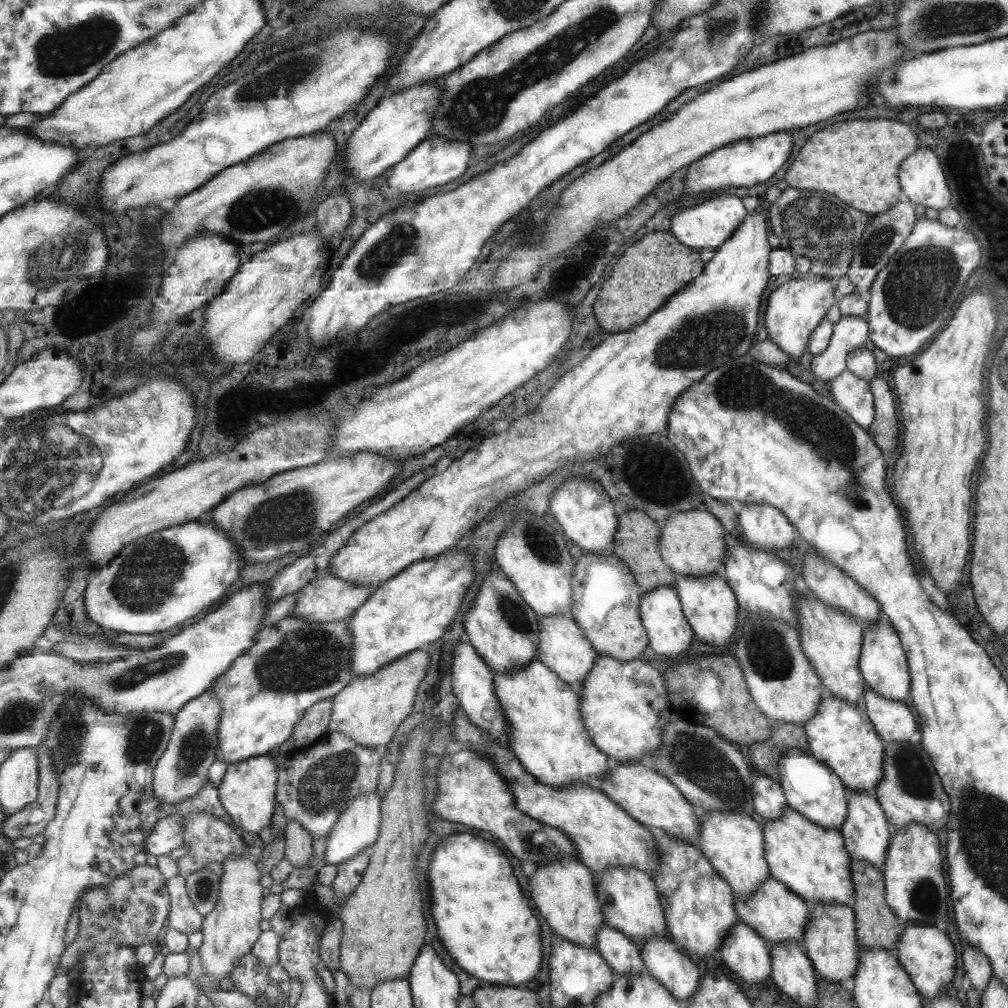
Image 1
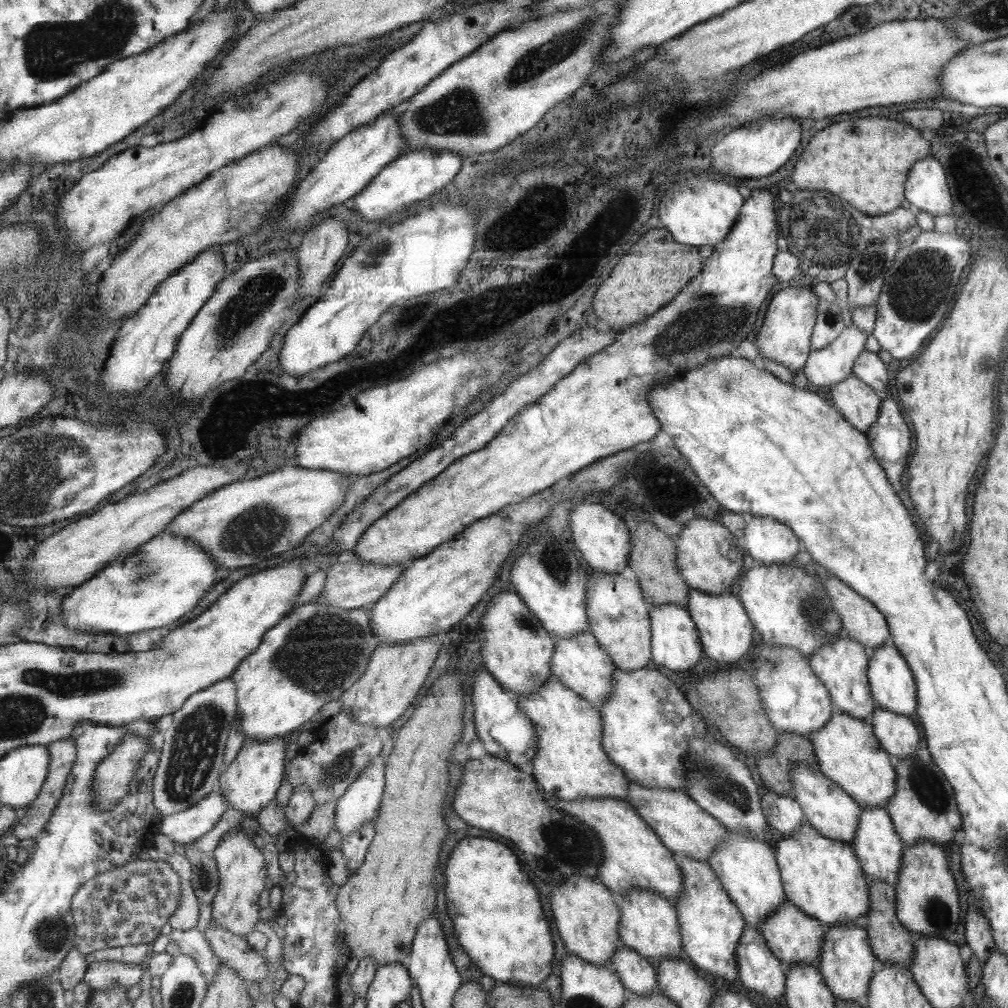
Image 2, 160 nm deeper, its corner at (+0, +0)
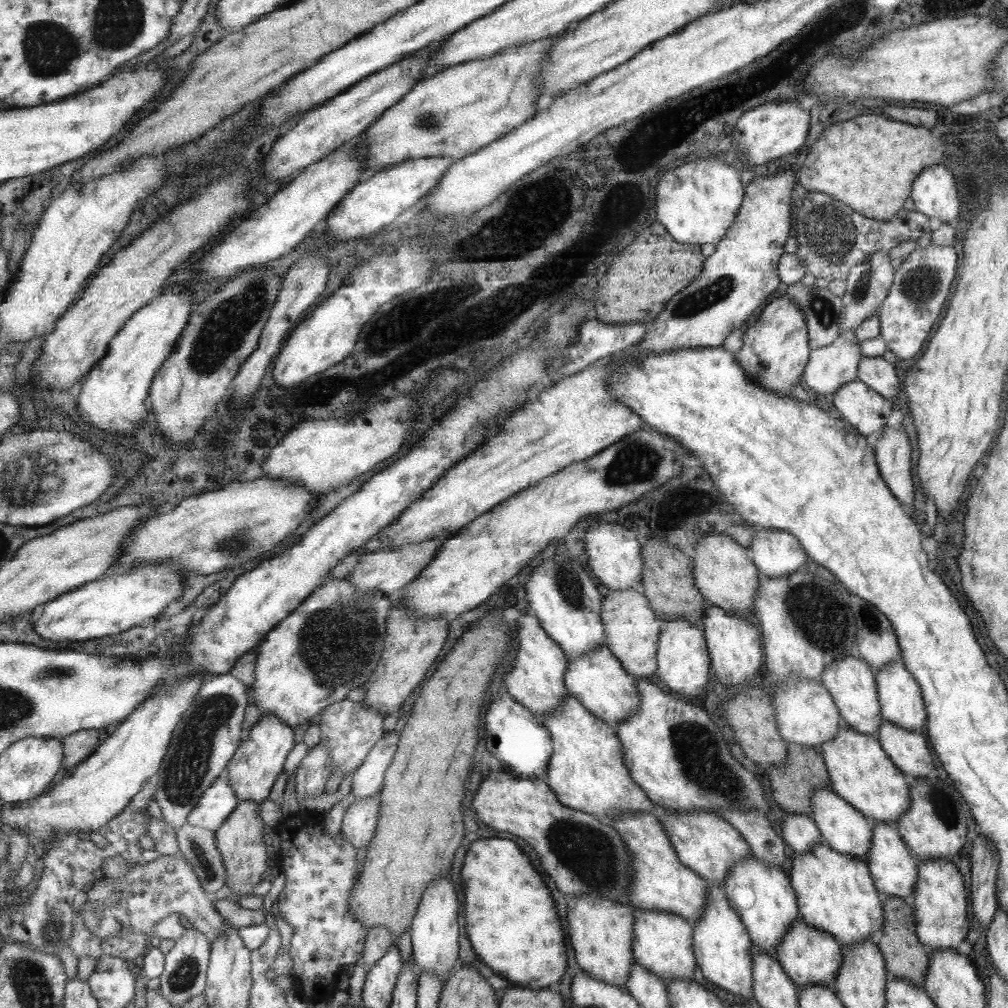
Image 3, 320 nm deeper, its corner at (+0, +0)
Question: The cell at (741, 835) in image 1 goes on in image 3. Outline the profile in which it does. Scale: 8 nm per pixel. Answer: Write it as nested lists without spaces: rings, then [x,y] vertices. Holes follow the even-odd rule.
[[[750,855],[747,860],[740,860],[732,871],[725,877],[721,885],[724,895],[728,899],[728,904],[740,915],[740,920],[751,937],[752,944],[761,948],[769,956],[775,958],[777,945],[782,941],[792,924],[799,919],[799,905],[796,901],[795,889],[788,879],[786,870],[771,866],[762,860],[757,860]]]

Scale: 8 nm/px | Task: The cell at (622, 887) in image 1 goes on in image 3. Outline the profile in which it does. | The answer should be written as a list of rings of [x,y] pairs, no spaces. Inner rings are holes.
[[[637,910],[634,912],[632,956],[635,964],[659,976],[664,982],[680,978],[693,978],[696,957],[692,949],[692,927],[684,917],[660,910]]]

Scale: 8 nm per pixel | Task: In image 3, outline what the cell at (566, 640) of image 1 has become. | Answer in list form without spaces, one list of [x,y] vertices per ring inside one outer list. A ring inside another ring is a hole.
[[[607,644],[583,656],[571,658],[565,684],[569,694],[575,696],[593,715],[614,727],[637,712],[641,703],[635,680],[625,672]]]

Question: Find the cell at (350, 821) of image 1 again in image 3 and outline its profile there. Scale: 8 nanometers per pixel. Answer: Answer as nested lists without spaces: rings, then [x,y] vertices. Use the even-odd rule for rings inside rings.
[[[387,731],[380,743],[369,752],[365,762],[355,770],[351,789],[355,800],[381,794],[388,768],[392,765],[401,743],[400,733]]]

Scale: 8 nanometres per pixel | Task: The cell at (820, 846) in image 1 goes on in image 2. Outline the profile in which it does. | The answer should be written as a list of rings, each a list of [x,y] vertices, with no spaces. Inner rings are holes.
[[[805,823],[801,824],[801,827],[793,835],[782,837],[778,843],[773,842],[773,849],[776,863],[780,867],[780,879],[783,881],[787,899],[796,905],[801,912],[820,921],[825,927],[850,924],[850,922],[861,923],[861,920],[865,918],[871,902],[869,900],[867,877],[860,867],[860,861],[851,844],[841,840],[829,840]]]

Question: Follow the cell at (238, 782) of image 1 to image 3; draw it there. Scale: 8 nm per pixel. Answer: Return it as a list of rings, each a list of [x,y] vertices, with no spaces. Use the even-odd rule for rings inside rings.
[[[262,716],[255,728],[249,732],[247,739],[243,740],[240,751],[236,753],[227,769],[230,773],[230,783],[239,800],[260,804],[269,798],[277,777],[284,771],[289,754],[295,747],[295,728],[285,724],[277,716]]]

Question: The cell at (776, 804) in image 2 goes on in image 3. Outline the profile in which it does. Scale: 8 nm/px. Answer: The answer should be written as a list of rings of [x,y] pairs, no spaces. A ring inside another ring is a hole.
[[[807,812],[788,813],[778,833],[782,841],[796,854],[811,850],[822,838]]]

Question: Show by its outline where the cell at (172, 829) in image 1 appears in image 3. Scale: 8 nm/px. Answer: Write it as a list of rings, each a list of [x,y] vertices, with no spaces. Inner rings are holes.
[[[226,770],[213,786],[205,791],[200,803],[189,815],[188,824],[217,832],[236,811],[240,801],[230,783],[230,773]]]

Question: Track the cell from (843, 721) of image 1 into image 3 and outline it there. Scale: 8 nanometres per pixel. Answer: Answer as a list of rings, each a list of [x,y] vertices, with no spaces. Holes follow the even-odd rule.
[[[849,727],[841,728],[831,740],[821,744],[819,753],[827,768],[829,788],[848,801],[857,812],[863,813],[870,824],[896,825],[896,820],[910,807],[909,787],[903,773],[889,761],[888,754],[881,749],[876,737]]]

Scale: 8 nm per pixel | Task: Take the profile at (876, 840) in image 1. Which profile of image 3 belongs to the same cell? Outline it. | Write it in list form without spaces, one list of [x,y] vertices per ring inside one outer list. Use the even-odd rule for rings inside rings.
[[[871,823],[872,844],[866,855],[869,872],[875,882],[875,890],[884,896],[897,896],[910,900],[915,891],[917,867],[919,860],[908,850],[904,839],[899,836],[899,830],[889,823]]]

